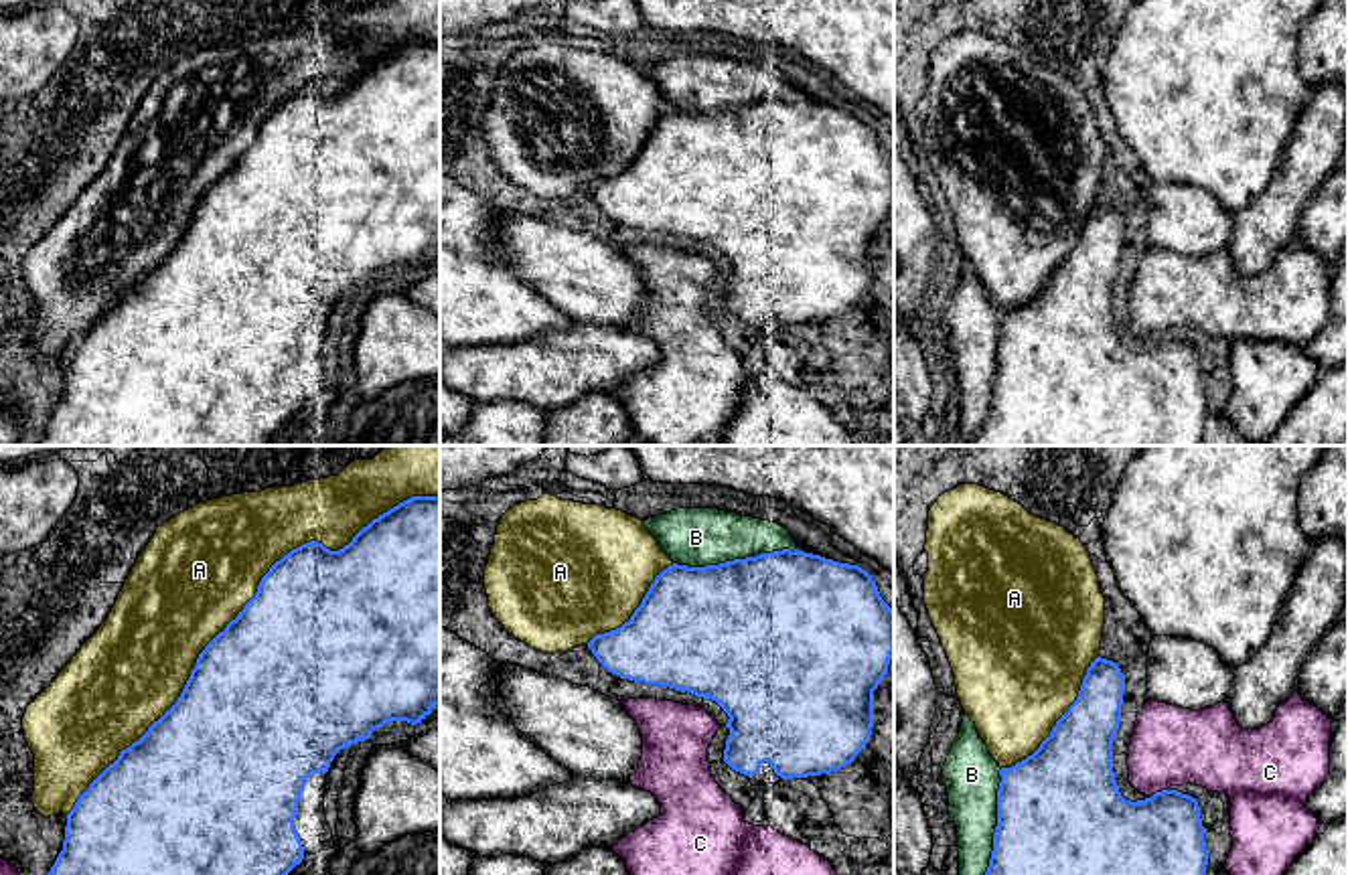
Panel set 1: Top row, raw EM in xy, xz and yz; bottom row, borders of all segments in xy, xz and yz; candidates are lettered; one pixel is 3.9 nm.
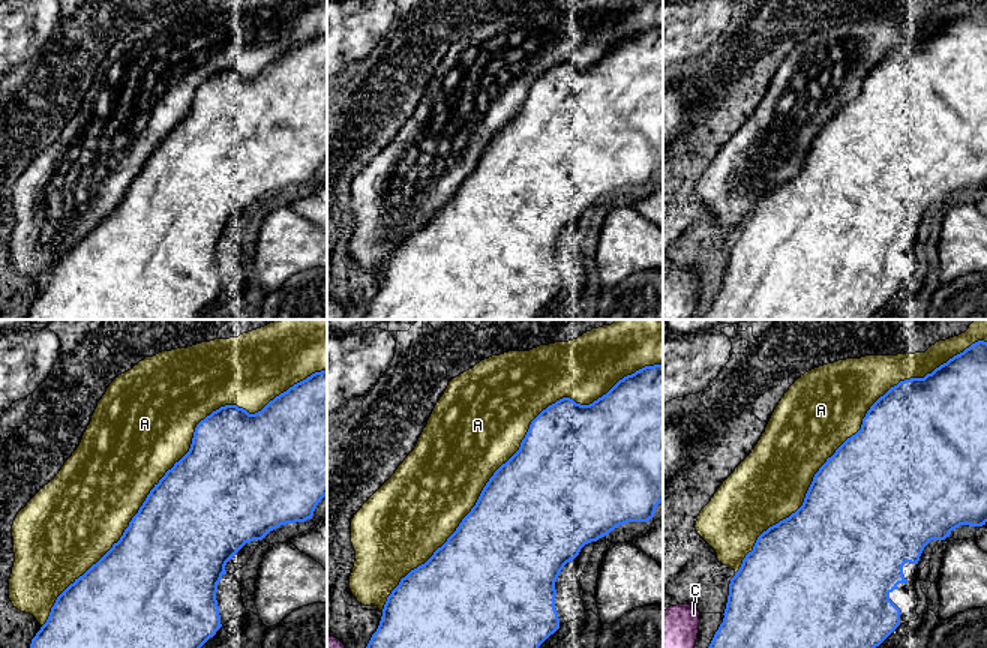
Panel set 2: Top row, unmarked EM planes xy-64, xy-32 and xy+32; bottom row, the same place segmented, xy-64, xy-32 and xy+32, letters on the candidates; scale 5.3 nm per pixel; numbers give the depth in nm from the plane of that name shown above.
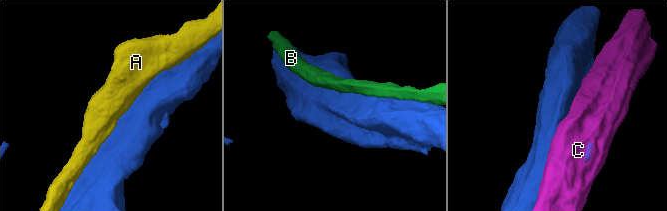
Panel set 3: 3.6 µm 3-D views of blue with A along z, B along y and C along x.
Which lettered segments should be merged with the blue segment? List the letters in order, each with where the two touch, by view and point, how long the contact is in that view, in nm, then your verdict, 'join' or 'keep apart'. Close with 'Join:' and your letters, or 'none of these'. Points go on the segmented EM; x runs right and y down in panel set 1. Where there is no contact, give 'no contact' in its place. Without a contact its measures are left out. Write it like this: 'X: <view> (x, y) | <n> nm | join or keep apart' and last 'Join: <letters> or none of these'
A: xy (242, 610) | 1950 nm | keep apart
B: xz (734, 560) | 500 nm | keep apart
C: yz (1158, 792) | 70 nm | keep apart
Join: none of these

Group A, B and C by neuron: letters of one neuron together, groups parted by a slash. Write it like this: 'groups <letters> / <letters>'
groups A B / C

